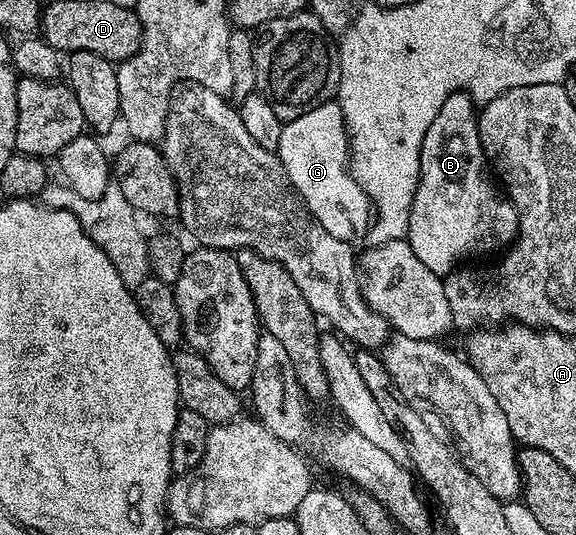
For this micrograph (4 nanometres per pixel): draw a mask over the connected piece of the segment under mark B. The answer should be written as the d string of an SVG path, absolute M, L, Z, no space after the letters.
M465 92L450 94L448 100L444 100L441 105L440 112L436 112L436 120L428 124L428 132L422 141L420 176L408 216L405 239L410 243L412 252L416 252L417 258L423 262L424 268L436 275L445 276L450 271L459 269L465 263L462 262L465 258L470 258L473 254L490 254L501 246L509 247L517 236L518 207L500 193L492 177L492 170L478 135L476 103Z

